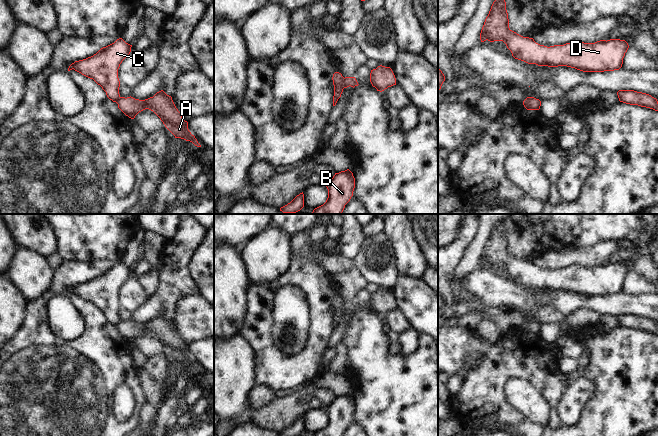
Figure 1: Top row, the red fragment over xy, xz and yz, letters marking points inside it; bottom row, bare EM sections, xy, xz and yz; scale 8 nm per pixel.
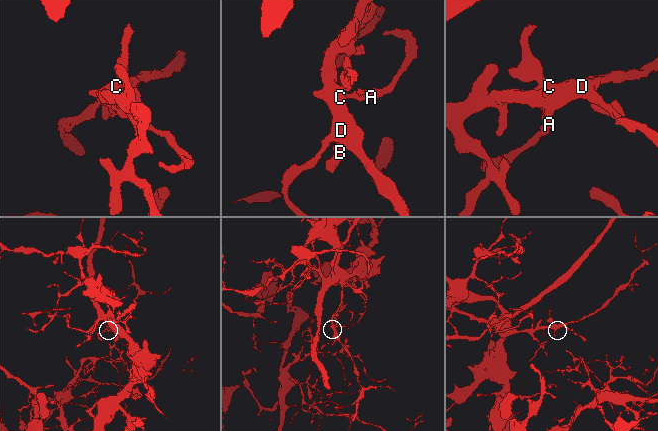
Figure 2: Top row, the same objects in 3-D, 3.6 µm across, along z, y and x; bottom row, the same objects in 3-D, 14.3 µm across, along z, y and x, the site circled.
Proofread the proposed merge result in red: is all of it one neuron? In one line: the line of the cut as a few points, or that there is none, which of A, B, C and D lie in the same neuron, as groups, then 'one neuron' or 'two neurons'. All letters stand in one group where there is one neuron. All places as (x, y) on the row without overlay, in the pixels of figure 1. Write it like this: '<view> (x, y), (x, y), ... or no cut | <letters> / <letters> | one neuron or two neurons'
xz (344, 302), (343, 311) | A / B C D | two neurons

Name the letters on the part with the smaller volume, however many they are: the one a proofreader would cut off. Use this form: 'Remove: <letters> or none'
Remove: A.

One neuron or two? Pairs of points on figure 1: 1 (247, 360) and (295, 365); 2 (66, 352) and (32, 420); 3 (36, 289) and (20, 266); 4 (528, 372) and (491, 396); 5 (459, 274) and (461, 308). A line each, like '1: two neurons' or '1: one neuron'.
1: two neurons
2: one neuron
3: one neuron
4: one neuron
5: two neurons

